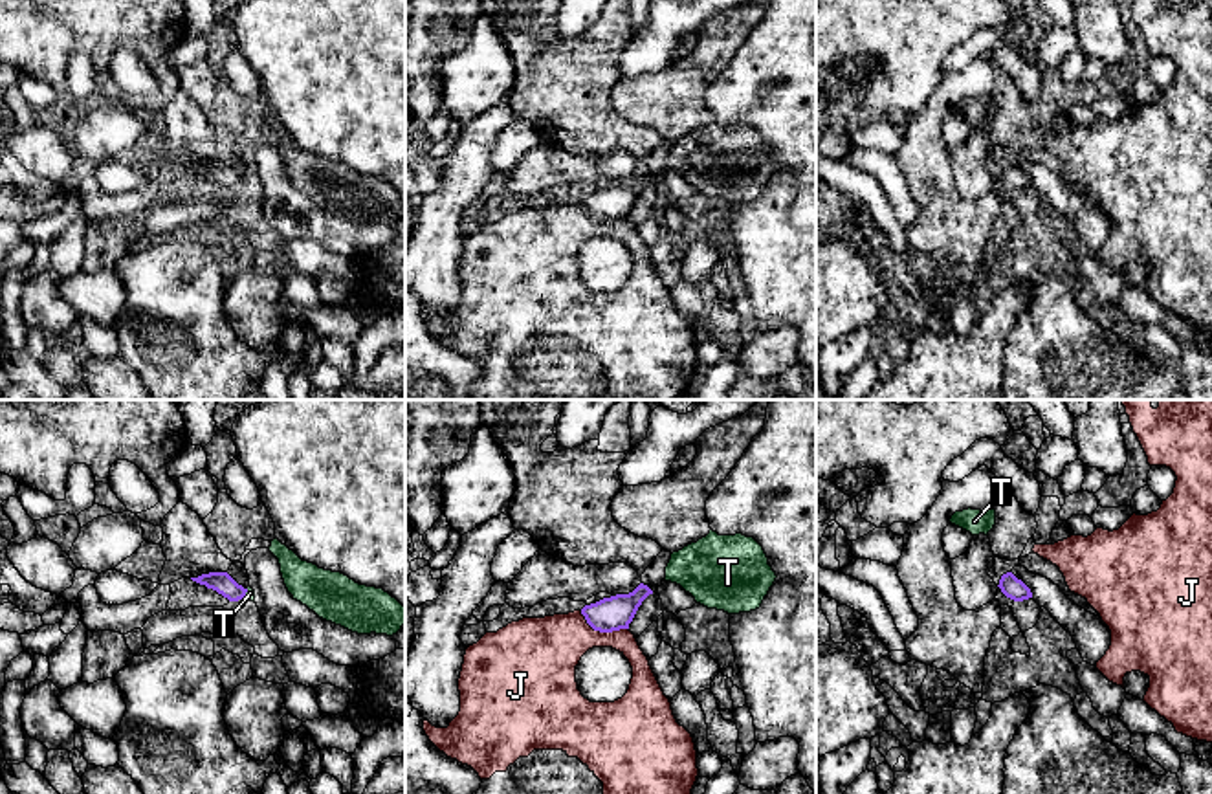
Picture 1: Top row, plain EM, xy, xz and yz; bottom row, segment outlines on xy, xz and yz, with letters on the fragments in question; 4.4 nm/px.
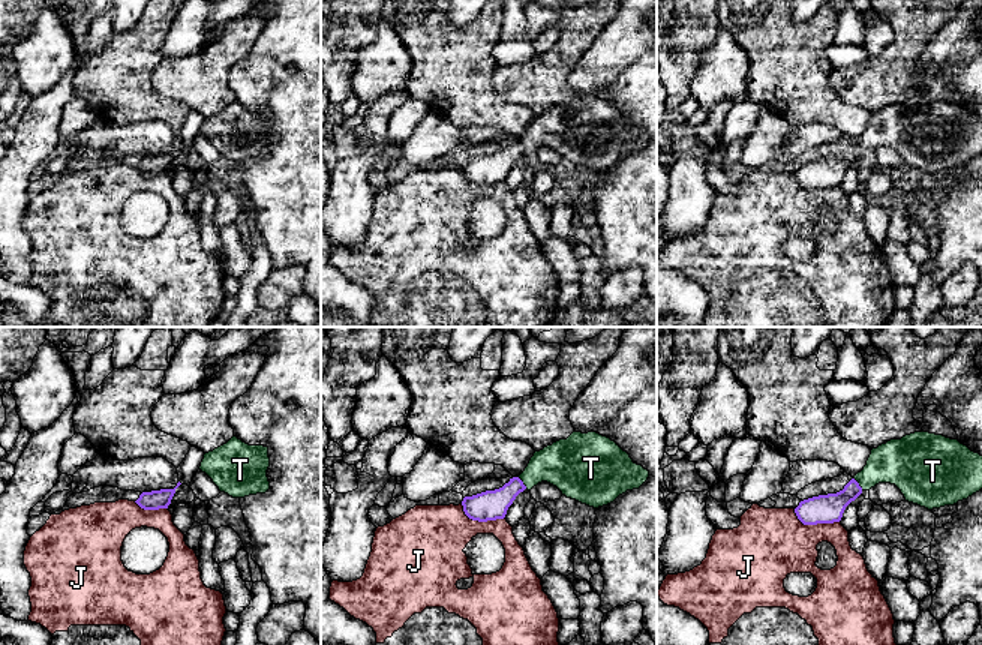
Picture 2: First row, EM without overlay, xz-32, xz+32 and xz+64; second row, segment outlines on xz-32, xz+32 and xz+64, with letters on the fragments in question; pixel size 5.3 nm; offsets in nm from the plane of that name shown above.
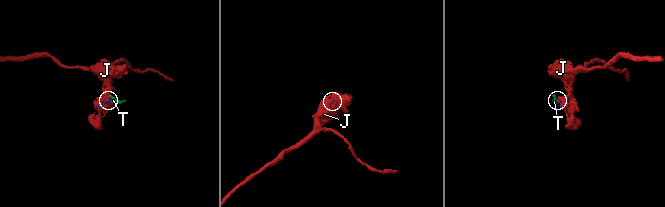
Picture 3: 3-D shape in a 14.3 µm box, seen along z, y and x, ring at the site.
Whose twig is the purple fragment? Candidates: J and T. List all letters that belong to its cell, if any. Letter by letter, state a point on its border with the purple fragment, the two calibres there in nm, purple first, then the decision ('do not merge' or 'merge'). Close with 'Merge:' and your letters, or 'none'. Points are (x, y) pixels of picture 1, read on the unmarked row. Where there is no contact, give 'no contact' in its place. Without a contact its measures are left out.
J: meets purple in xz at (602, 220); 150 nm thick on the purple side, 280 nm on the other; do not merge
T: meets purple in xy at (246, 180); 90 nm thick on the purple side, 40 nm on the other; merge
Merge: T

